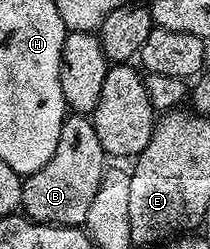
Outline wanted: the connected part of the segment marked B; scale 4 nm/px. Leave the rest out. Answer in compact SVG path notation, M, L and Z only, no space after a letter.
M68 114L61 125L61 137L57 137L53 157L23 180L22 214L35 223L83 227L89 217L89 205L93 205L93 197L97 197L97 189L108 170L107 163L109 159L103 154L101 141L97 141L94 122L85 115Z

